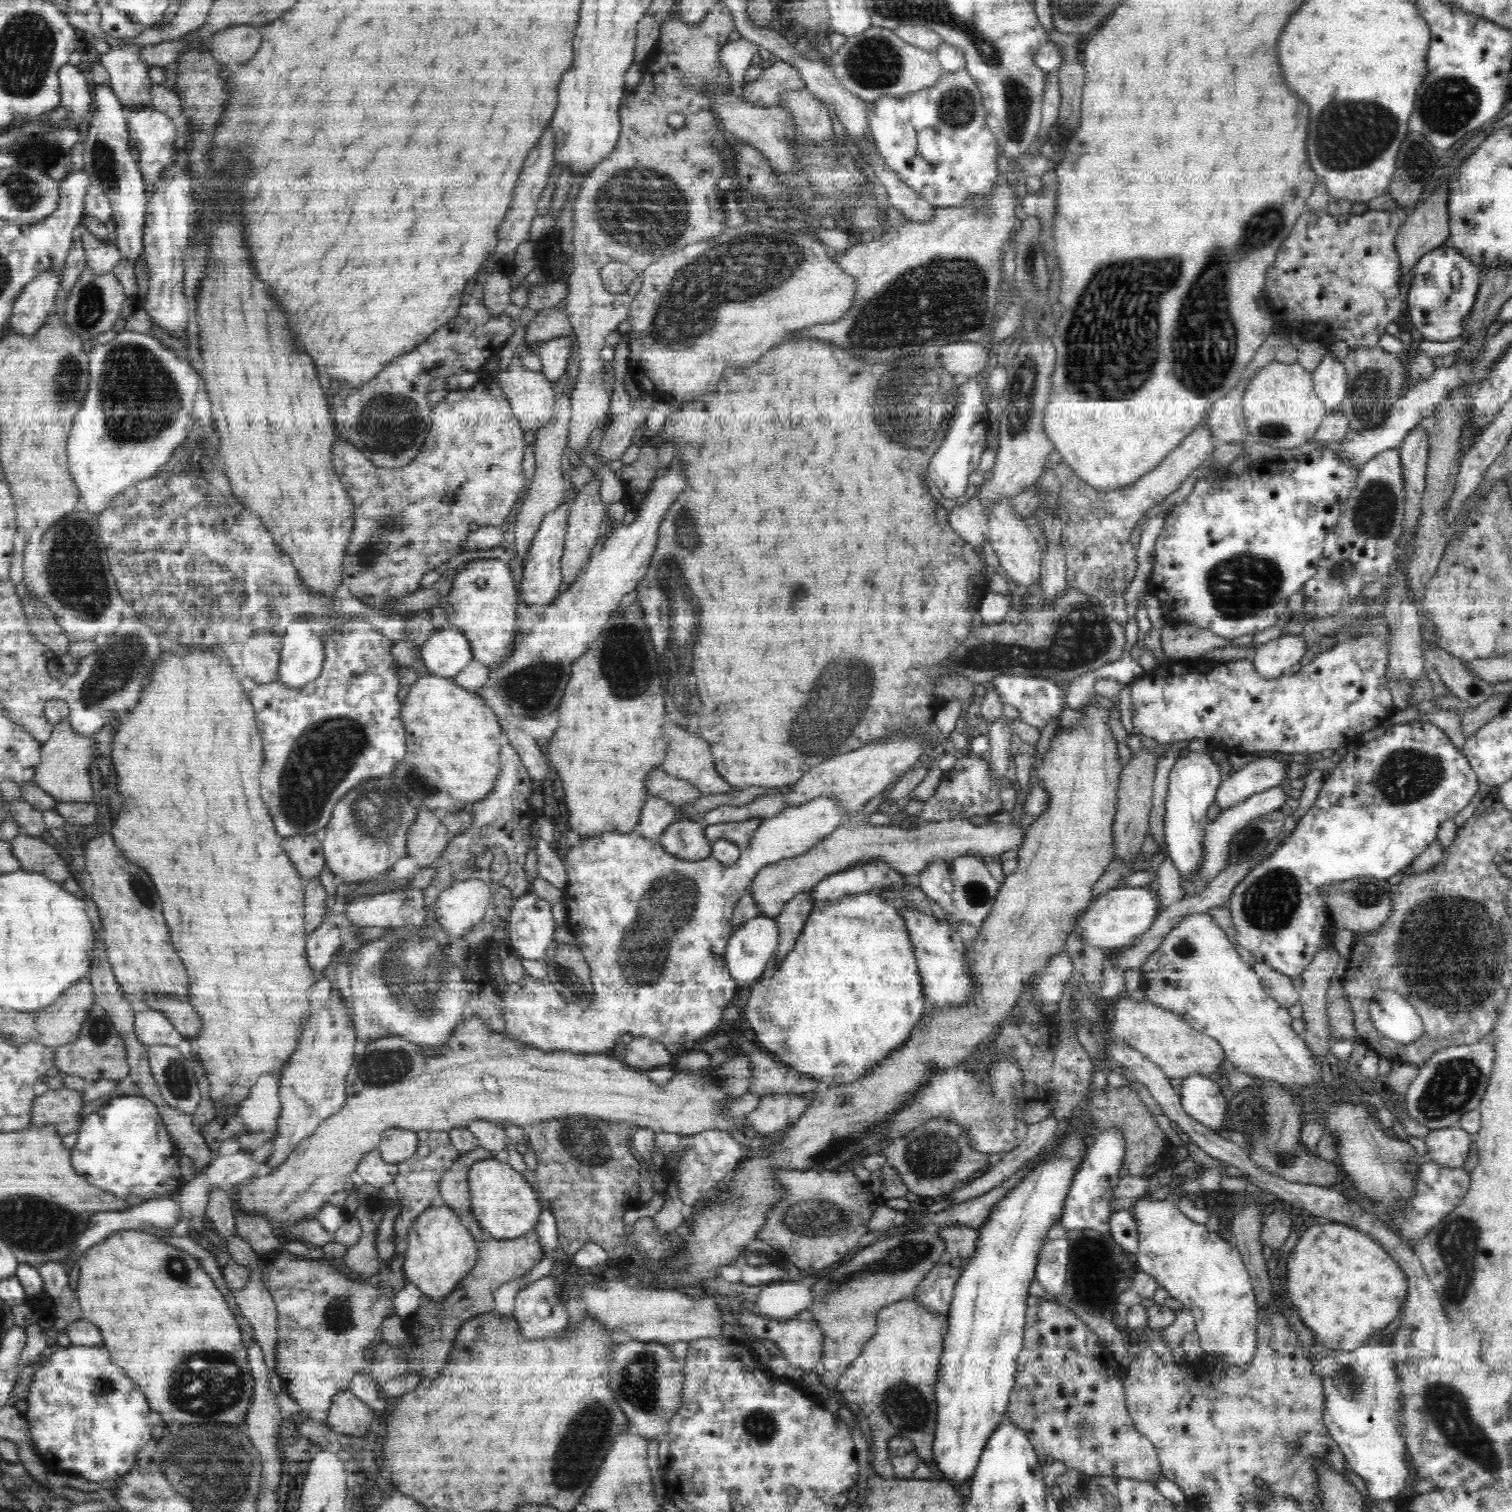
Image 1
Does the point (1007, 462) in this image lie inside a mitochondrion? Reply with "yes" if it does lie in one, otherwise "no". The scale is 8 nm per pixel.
no

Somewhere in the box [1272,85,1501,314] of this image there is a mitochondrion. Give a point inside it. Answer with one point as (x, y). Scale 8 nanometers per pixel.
(1348, 135)

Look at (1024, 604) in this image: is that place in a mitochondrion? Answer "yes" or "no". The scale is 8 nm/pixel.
yes

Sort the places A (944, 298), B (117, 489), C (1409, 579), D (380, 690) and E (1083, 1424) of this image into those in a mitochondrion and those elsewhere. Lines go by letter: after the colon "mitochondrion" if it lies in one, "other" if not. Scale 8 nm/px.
A: mitochondrion
B: other
C: other
D: other
E: mitochondrion

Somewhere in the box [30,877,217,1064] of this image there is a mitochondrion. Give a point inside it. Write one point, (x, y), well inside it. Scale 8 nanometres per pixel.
(99, 1030)

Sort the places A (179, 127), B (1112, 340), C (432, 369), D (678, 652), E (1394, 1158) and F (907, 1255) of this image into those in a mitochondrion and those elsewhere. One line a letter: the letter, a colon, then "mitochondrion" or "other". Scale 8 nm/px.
A: other
B: mitochondrion
C: other
D: mitochondrion
E: mitochondrion
F: mitochondrion

